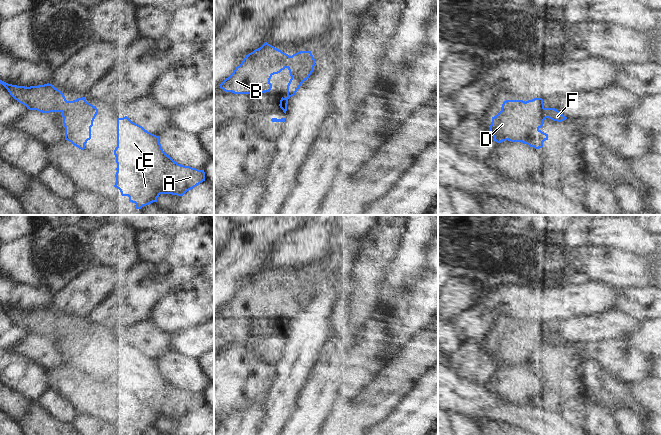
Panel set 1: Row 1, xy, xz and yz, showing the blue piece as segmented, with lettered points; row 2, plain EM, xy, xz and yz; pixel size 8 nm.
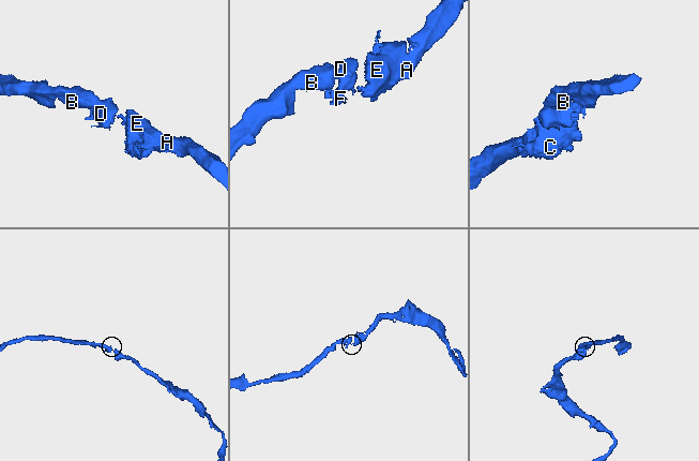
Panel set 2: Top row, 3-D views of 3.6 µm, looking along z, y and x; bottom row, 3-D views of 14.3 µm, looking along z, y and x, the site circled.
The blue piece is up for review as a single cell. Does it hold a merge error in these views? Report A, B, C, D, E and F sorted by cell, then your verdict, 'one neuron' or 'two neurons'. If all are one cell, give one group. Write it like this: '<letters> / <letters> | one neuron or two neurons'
A B C D E F | one neuron

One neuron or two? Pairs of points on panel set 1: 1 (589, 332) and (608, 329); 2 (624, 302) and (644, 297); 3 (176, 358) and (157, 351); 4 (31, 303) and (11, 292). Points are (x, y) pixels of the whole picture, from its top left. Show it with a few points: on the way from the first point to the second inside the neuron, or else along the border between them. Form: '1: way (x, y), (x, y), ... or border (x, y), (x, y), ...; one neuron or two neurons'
1: way (594, 329), (603, 329); one neuron
2: way (629, 301), (639, 301); one neuron
3: border (174, 349), (166, 353), (159, 360); two neurons
4: way (26, 302), (21, 302), (16, 297); one neuron

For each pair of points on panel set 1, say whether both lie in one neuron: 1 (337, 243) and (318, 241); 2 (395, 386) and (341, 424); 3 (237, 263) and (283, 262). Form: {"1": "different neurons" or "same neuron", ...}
{"1": "same neuron", "2": "same neuron", "3": "different neurons"}

